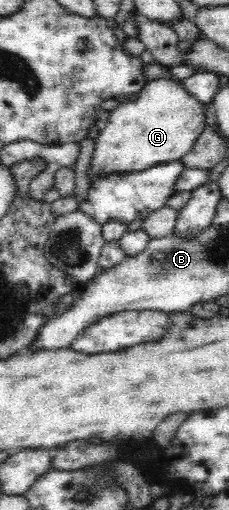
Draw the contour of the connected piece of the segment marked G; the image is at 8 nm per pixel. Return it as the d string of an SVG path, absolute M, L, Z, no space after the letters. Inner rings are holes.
M178 79L148 81L137 99L119 104L101 126L94 141L94 154L89 176L109 176L112 173L140 172L150 167L180 160L193 149L195 140L207 127L207 104L191 96Z

